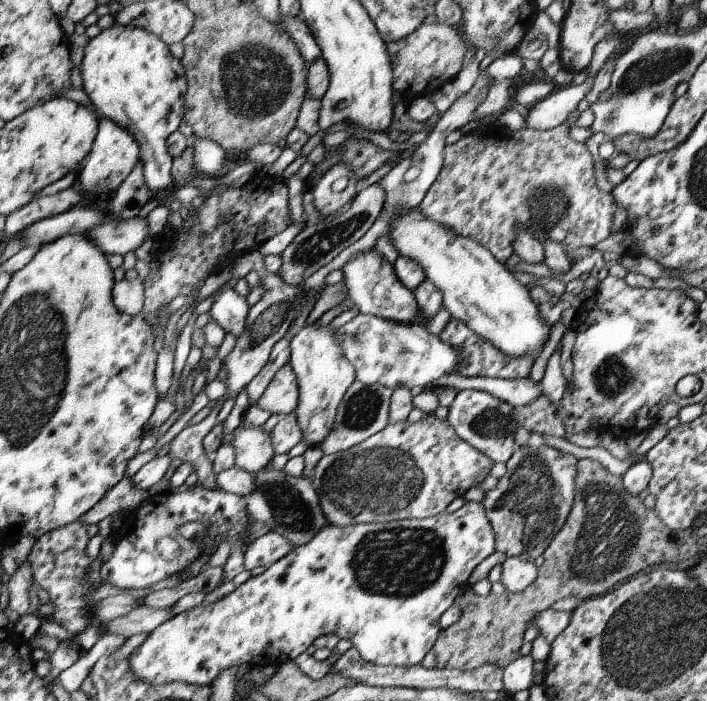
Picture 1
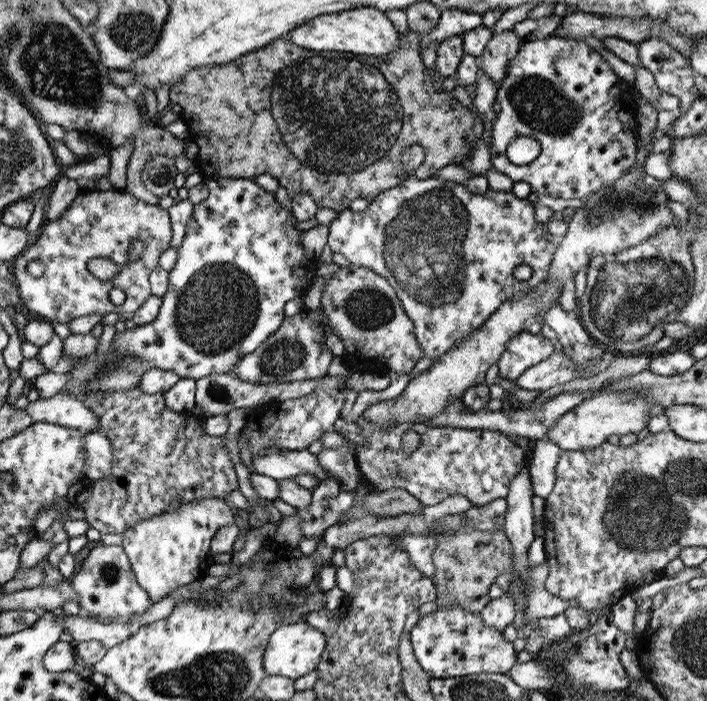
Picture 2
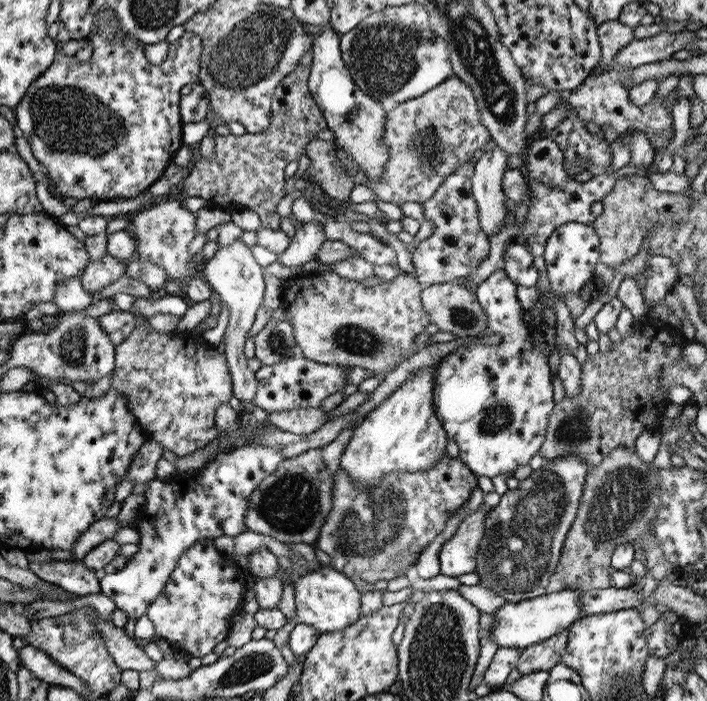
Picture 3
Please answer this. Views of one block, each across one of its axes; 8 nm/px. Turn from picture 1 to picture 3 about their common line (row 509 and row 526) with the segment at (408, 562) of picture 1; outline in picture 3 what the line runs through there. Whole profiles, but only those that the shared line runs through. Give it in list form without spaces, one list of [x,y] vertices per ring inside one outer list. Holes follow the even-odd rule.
[[[483,506],[461,520],[457,534],[449,538],[439,550],[439,566],[443,576],[461,576],[475,570],[475,556],[479,554],[479,542],[485,534],[485,516],[481,516]]]

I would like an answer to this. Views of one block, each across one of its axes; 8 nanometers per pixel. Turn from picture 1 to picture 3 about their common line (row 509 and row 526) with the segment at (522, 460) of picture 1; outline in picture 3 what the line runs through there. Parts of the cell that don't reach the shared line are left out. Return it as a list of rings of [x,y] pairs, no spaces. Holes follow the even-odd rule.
[[[559,458],[555,464],[543,464],[515,490],[507,490],[501,502],[485,516],[485,534],[475,556],[475,574],[479,582],[491,588],[505,604],[517,604],[545,596],[551,574],[557,568],[565,536],[575,522],[579,498],[589,468],[579,458]]]

